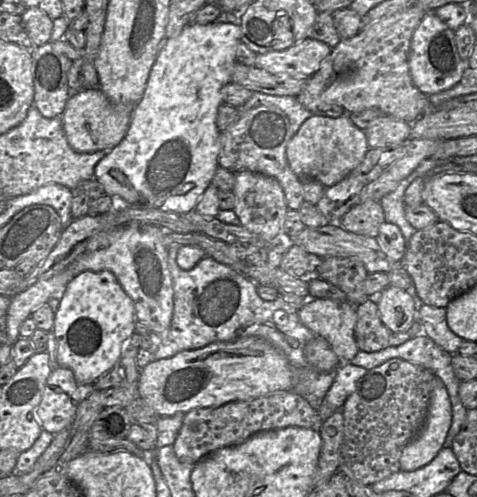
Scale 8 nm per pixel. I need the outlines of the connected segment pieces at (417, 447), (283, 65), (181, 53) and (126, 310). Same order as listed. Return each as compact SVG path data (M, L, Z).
M441 379L430 395L425 423L400 456L400 471L414 471L430 463L444 447L451 426L452 409L447 389Z
M307 37L287 49L257 54L255 66L272 74L309 78L331 50L324 42Z
M195 22L187 25L178 36L165 39L151 67L143 96L134 107L124 139L95 166L94 179L113 200L131 207L148 207L178 214L195 209L219 165L221 132L216 125L216 116L223 103L221 89L231 80L240 41L241 27L238 24Z
M85 271L80 273L67 284L55 313L53 335L56 341L58 366L71 369L79 385L93 384L117 362L127 340L135 333L135 322L134 302L113 273L110 271Z

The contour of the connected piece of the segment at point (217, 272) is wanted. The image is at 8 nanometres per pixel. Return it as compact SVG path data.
M174 243L168 247L168 270L173 282L173 316L170 327L160 336L153 351L153 360L170 358L184 350L202 348L213 342L235 341L243 337L263 338L276 347L298 371L297 385L301 388L311 387L328 391L335 379L336 370L322 372L312 367L304 355L305 345L316 335L300 320L298 309L278 296L274 301L261 299L257 292L257 284L235 271L229 266L217 262L209 256L203 257L192 269L183 270L177 263L180 244Z

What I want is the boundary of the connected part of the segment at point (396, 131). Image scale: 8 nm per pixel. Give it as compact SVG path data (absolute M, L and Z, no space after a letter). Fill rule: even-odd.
M388 115L379 116L364 130L369 148L401 145L410 136L411 124Z

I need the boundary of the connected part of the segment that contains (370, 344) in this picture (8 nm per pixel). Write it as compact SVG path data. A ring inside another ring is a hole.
M368 299L356 306L355 339L359 350L376 352L387 348L391 333L381 321L375 302Z

